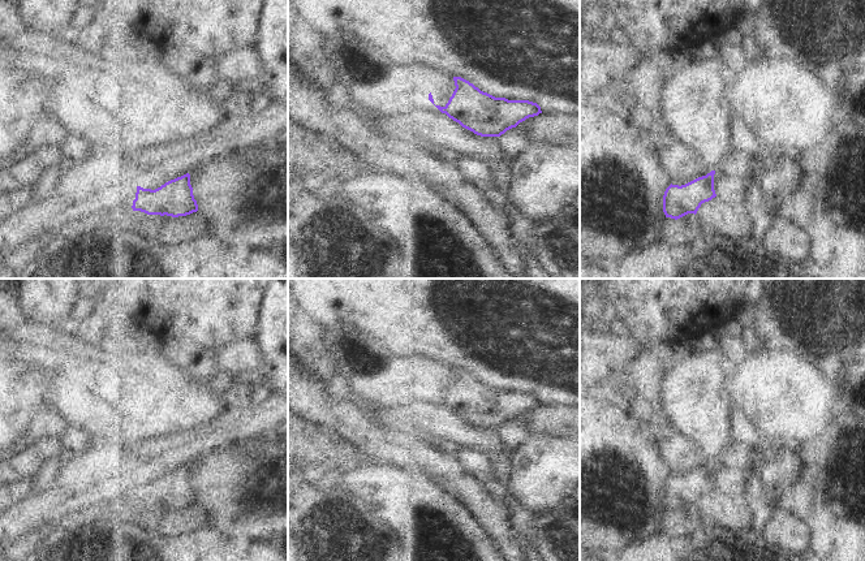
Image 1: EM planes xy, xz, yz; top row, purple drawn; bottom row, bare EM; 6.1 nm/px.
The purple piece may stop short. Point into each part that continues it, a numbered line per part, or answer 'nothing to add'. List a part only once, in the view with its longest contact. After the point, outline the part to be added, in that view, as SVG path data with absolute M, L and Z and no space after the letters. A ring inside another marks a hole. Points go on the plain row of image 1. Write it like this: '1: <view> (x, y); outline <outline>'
nothing to add

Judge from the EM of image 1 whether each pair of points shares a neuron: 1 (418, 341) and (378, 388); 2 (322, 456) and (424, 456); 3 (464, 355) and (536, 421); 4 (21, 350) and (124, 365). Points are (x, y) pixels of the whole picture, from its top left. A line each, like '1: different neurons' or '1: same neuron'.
1: different neurons
2: different neurons
3: different neurons
4: same neuron

